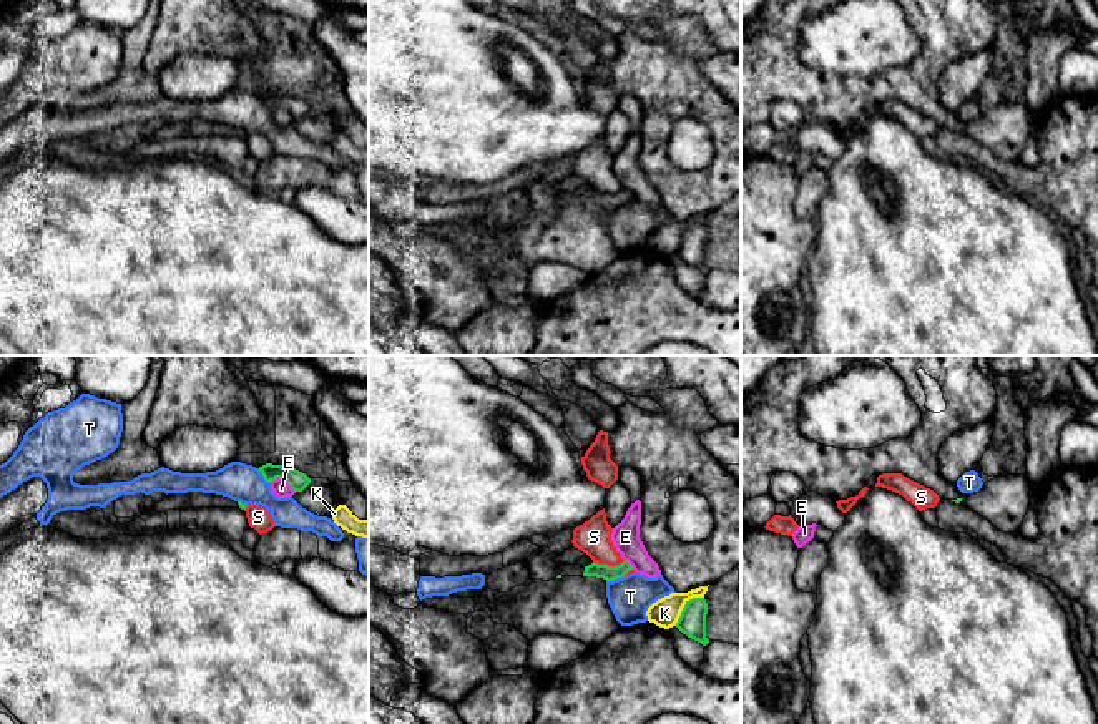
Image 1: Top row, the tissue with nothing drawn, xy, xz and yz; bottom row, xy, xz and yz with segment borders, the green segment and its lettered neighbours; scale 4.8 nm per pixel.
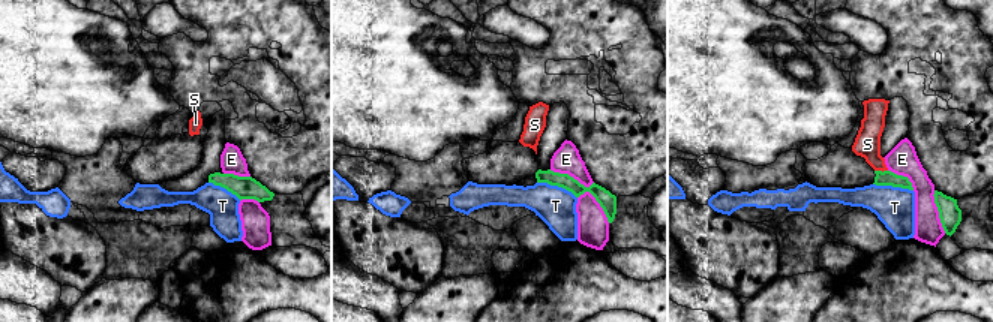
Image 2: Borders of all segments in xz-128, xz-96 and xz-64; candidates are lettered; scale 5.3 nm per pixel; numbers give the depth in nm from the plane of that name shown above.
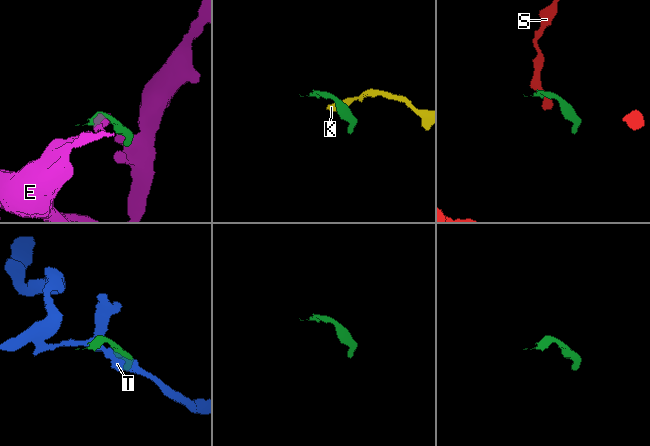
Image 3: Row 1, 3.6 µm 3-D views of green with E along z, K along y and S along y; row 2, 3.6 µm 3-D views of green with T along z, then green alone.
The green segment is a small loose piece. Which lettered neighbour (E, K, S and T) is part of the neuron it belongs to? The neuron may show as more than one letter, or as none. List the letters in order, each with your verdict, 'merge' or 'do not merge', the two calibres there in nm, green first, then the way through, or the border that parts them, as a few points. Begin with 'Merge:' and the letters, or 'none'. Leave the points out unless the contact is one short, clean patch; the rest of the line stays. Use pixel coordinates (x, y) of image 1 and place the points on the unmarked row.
Merge: none
E: do not merge; 90 nm thick on the green side, 90 nm on the other; border along xy (269, 110), (283, 107), (294, 120)
K: do not merge; 130 nm thick on the green side, 140 nm on the other; border along xz (703, 225), (693, 225), (681, 238), (675, 253)
S: do not merge; 70 nm thick on the green side, 170 nm on the other; border along xz (593, 188), (603, 193), (620, 193), (623, 190)
T: do not merge; 70 nm thick on the green side, 200 nm on the other

